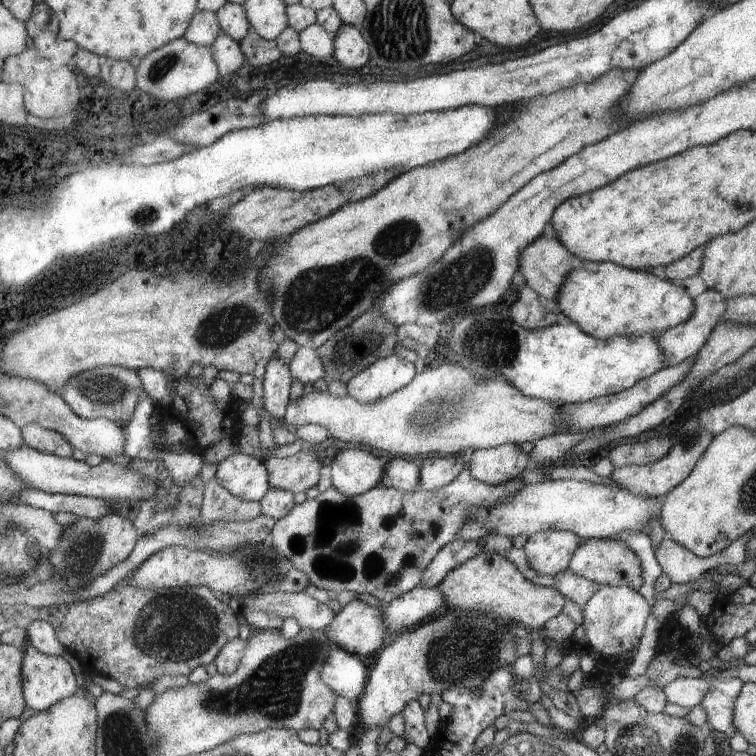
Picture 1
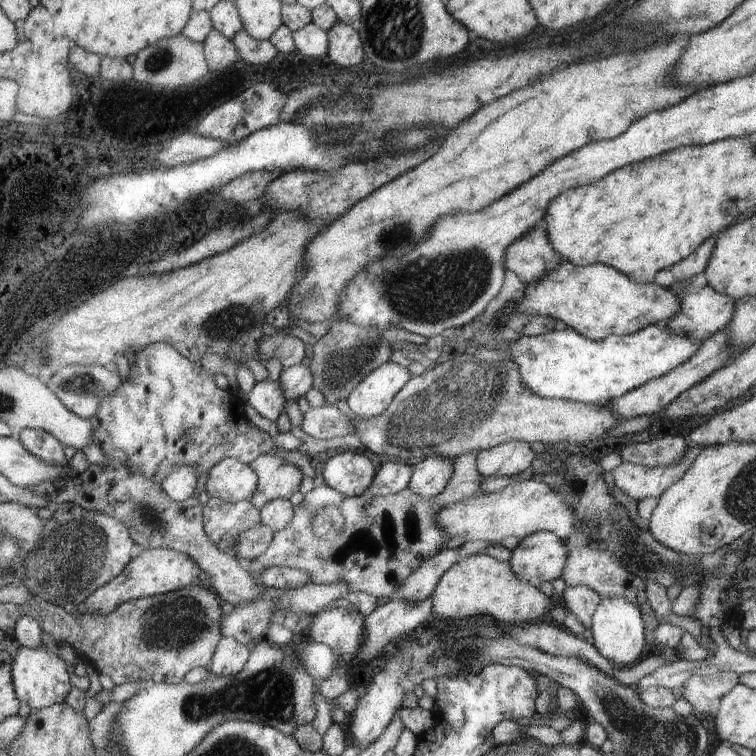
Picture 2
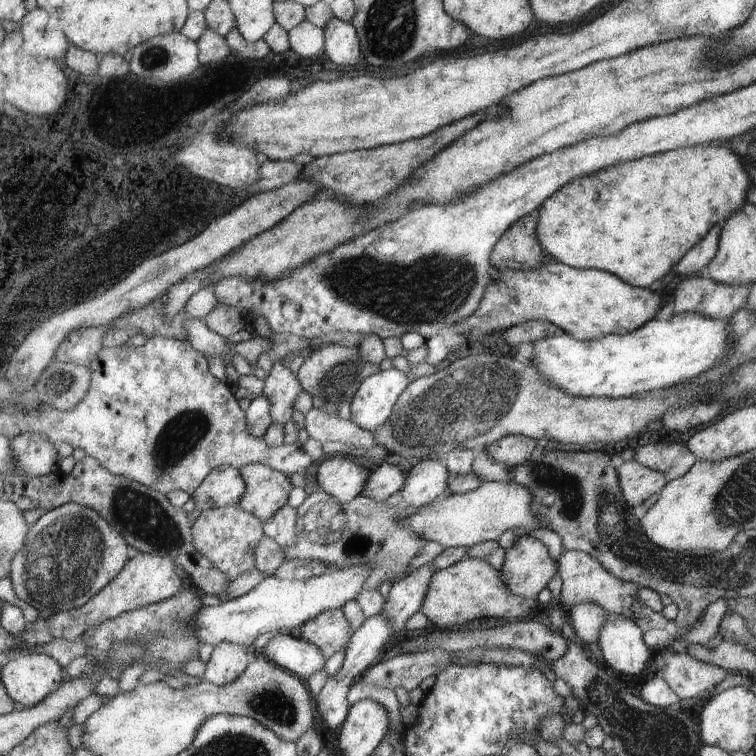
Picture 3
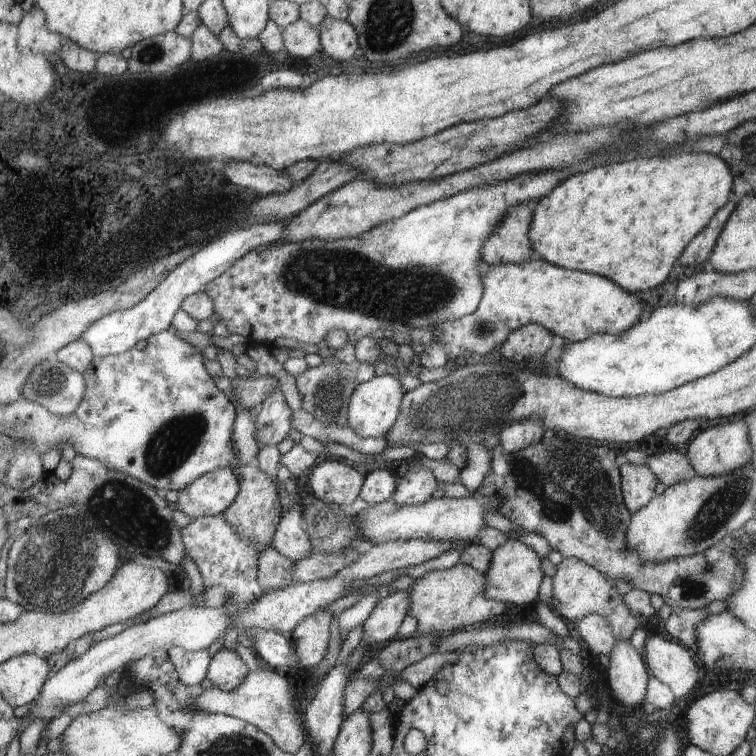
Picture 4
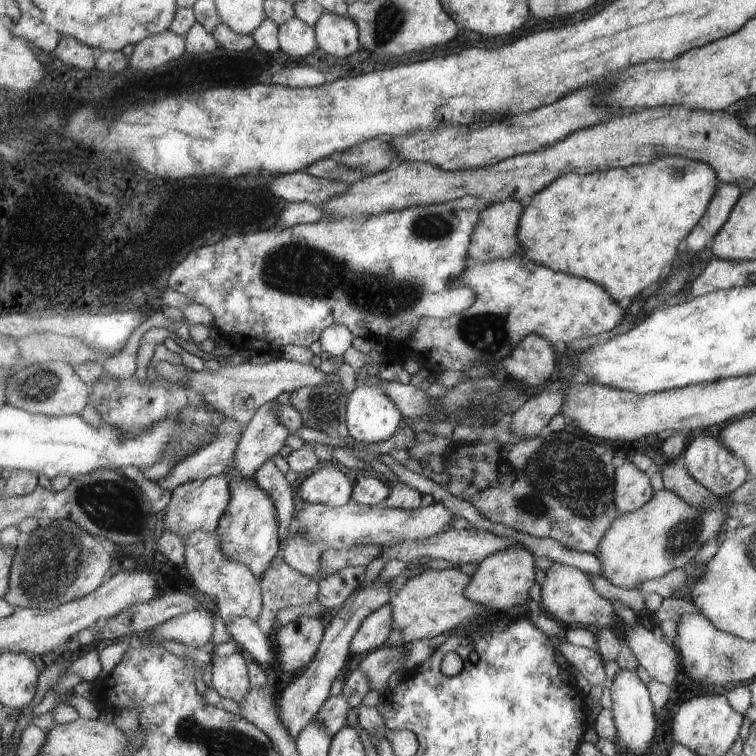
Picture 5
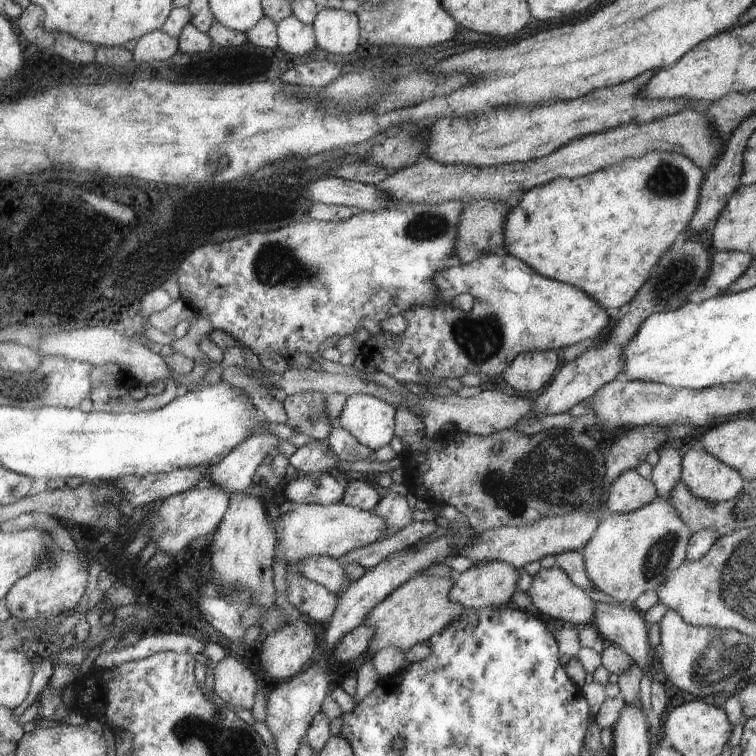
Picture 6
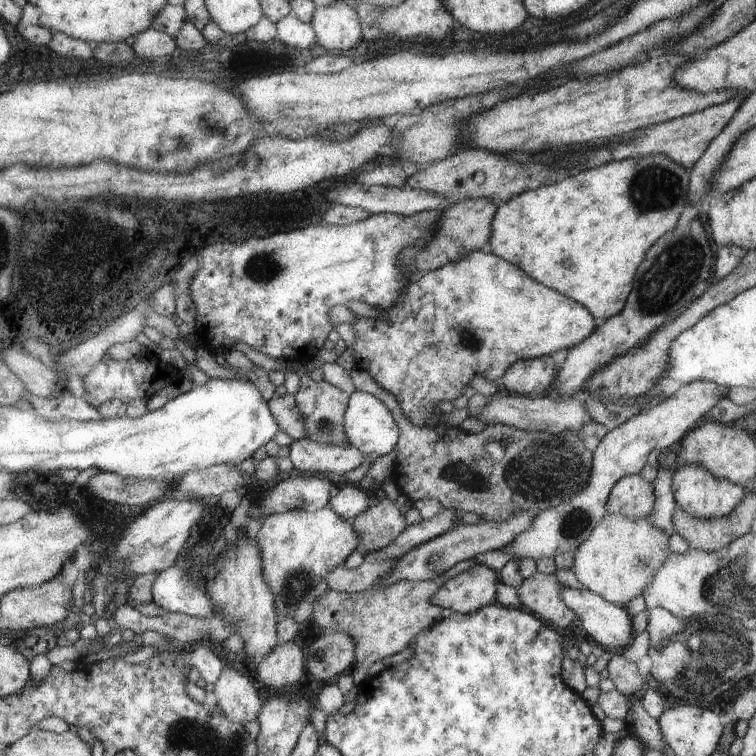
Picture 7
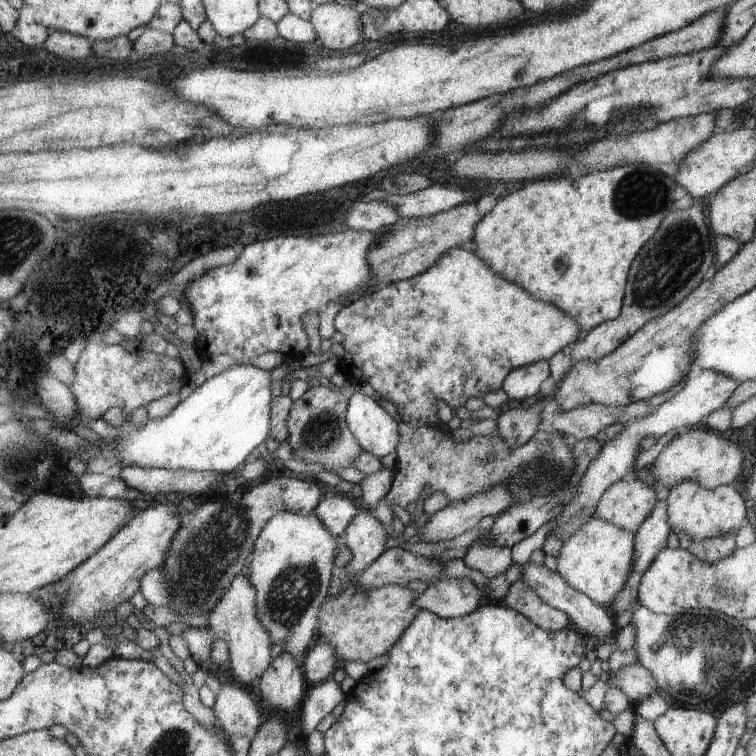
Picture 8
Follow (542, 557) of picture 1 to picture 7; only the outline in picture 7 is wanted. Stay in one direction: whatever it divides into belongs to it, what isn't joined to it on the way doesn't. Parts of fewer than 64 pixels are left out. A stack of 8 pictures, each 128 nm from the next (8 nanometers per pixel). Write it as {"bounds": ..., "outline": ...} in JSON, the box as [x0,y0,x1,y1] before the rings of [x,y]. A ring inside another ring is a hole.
{"bounds":[432,564,500,615],"outline":[[[477,564],[442,584],[432,602],[441,609],[450,609],[463,615],[479,611],[483,606],[496,602],[496,582],[500,576],[496,570]]]}

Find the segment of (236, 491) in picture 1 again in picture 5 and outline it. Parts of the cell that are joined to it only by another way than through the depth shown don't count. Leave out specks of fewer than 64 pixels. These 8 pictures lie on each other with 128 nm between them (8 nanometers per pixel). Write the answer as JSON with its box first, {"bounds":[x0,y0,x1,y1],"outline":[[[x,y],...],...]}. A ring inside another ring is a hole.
{"bounds":[162,473,231,539],"outline":[[[220,473],[206,480],[187,482],[177,486],[171,492],[171,499],[165,507],[166,514],[162,518],[164,530],[170,530],[182,539],[183,535],[203,530],[215,532],[219,526],[219,520],[223,518],[224,511],[227,510],[228,500],[231,500],[231,486],[228,486],[228,475]]]}

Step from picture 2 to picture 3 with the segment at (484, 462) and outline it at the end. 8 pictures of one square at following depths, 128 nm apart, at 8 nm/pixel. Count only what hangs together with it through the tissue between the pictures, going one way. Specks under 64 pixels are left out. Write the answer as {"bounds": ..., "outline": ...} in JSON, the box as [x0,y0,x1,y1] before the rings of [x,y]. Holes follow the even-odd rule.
{"bounds":[486,435,536,469],"outline":[[[510,435],[496,444],[492,444],[486,450],[496,462],[506,464],[511,469],[527,463],[536,451],[536,448],[536,440],[522,435]]]}

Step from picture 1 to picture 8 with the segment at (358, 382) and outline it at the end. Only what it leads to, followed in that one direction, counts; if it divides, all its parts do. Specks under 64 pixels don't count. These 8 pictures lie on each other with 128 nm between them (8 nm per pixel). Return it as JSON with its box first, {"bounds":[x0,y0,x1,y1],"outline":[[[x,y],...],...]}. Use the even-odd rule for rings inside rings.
{"bounds":[346,392,399,459],"outline":[[[355,392],[348,401],[346,419],[363,451],[380,459],[399,446],[399,419],[372,397]]]}

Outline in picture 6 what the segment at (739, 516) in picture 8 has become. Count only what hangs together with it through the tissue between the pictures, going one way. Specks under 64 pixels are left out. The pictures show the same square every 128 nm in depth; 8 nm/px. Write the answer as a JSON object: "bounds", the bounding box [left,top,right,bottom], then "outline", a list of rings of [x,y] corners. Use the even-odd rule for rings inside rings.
{"bounds":[680,444,744,503],"outline":[[[696,444],[681,458],[680,481],[692,496],[709,503],[723,503],[738,496],[744,488],[744,477],[718,457],[704,452]]]}

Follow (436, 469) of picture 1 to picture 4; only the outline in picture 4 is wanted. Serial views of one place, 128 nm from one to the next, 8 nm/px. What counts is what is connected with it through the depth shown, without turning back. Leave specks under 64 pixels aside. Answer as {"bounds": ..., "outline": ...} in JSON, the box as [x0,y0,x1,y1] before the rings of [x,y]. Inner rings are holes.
{"bounds":[390,469,438,505],"outline":[[[416,469],[402,476],[390,500],[399,505],[419,505],[431,499],[438,484],[432,472]]]}

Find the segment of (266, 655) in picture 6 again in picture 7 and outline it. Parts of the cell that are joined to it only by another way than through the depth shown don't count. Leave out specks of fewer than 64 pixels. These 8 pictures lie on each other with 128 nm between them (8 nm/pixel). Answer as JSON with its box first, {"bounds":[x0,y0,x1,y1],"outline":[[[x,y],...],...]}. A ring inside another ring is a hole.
{"bounds":[256,642,304,688],"outline":[[[295,642],[277,644],[256,668],[257,683],[268,688],[294,686],[304,676],[304,654]]]}

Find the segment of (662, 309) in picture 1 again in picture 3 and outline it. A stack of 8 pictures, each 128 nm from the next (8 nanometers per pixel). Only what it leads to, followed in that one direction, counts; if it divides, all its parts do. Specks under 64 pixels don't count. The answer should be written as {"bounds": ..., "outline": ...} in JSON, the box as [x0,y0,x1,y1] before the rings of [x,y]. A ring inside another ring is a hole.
{"bounds":[460,259,661,343],"outline":[[[553,259],[547,260],[542,264],[542,266],[528,270],[512,270],[512,269],[500,269],[500,276],[497,277],[496,283],[493,283],[486,290],[486,295],[482,301],[480,306],[480,312],[475,312],[468,319],[462,320],[460,322],[460,326],[464,328],[465,334],[470,336],[469,343],[472,342],[482,342],[484,340],[484,336],[488,336],[488,334],[492,334],[492,332],[500,332],[500,330],[508,331],[508,328],[513,328],[518,326],[518,324],[524,324],[524,322],[529,322],[532,320],[542,320],[545,322],[550,322],[554,324],[554,326],[558,326],[563,333],[570,333],[572,337],[575,337],[578,341],[590,341],[596,338],[600,338],[600,336],[605,335],[626,335],[630,334],[630,332],[636,331],[638,328],[643,327],[644,324],[647,324],[650,320],[656,318],[658,312],[660,312],[661,306],[661,298],[660,294],[656,292],[652,292],[648,288],[635,287],[630,284],[627,284],[626,281],[620,280],[619,277],[616,277],[612,273],[598,271],[595,269],[577,269],[569,267],[568,265],[562,264],[560,261],[556,261]]]}

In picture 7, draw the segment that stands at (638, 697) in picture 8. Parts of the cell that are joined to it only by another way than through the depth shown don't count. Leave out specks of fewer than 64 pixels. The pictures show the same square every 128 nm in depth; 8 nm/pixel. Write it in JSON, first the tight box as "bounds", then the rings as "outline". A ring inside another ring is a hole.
{"bounds":[607,655,647,696],"outline":[[[614,655],[607,666],[609,678],[614,682],[615,689],[624,693],[624,696],[641,695],[647,688],[646,679],[640,675],[636,663]]]}

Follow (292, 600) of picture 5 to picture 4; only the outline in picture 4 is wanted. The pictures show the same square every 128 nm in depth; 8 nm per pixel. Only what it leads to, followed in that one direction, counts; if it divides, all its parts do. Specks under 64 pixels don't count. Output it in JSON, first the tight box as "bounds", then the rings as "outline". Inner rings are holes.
{"bounds":[257,547,298,592],"outline":[[[268,547],[260,553],[257,568],[259,585],[264,592],[270,589],[285,589],[298,583],[294,576],[294,562],[274,547]]]}

